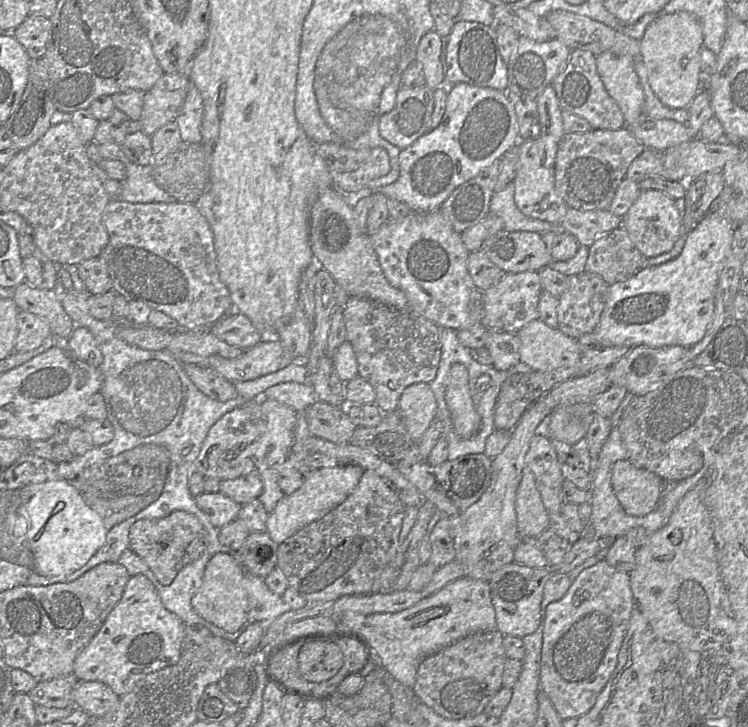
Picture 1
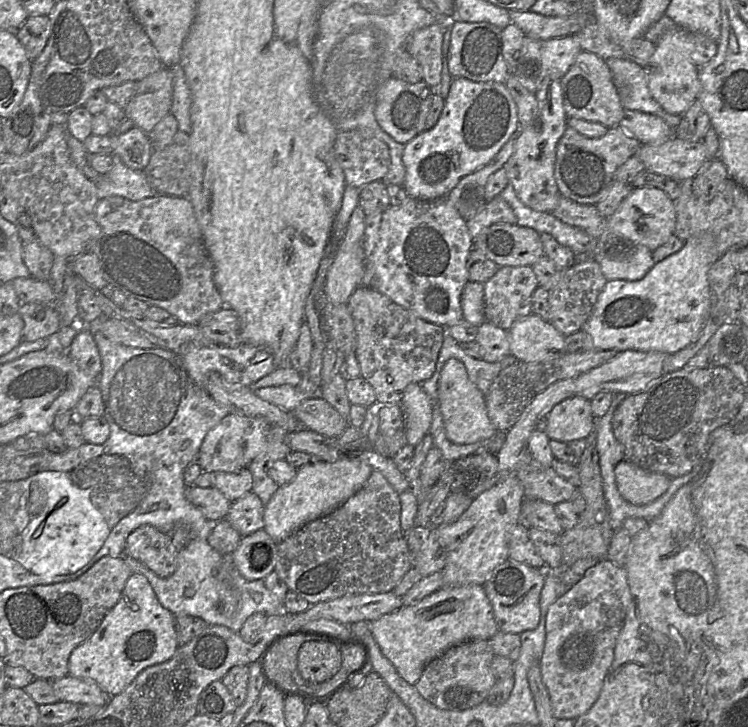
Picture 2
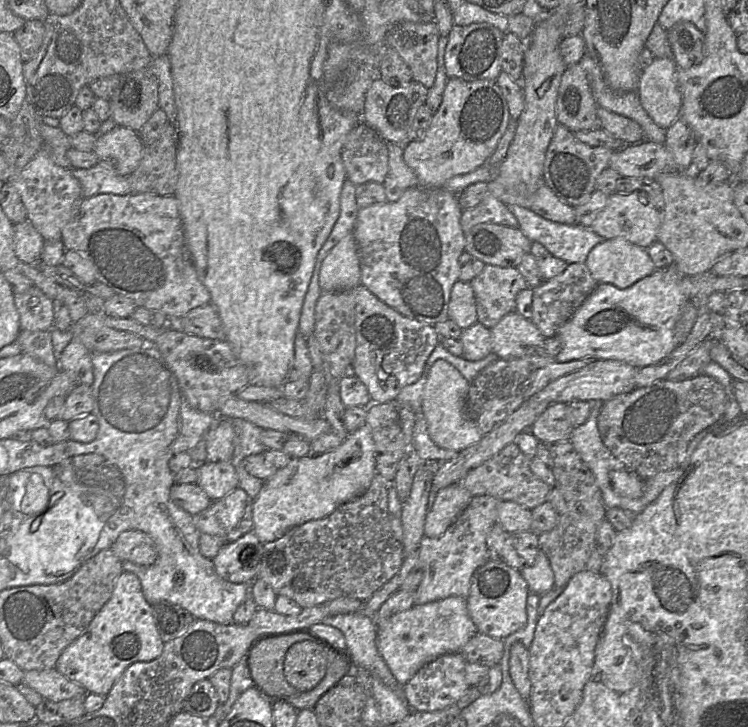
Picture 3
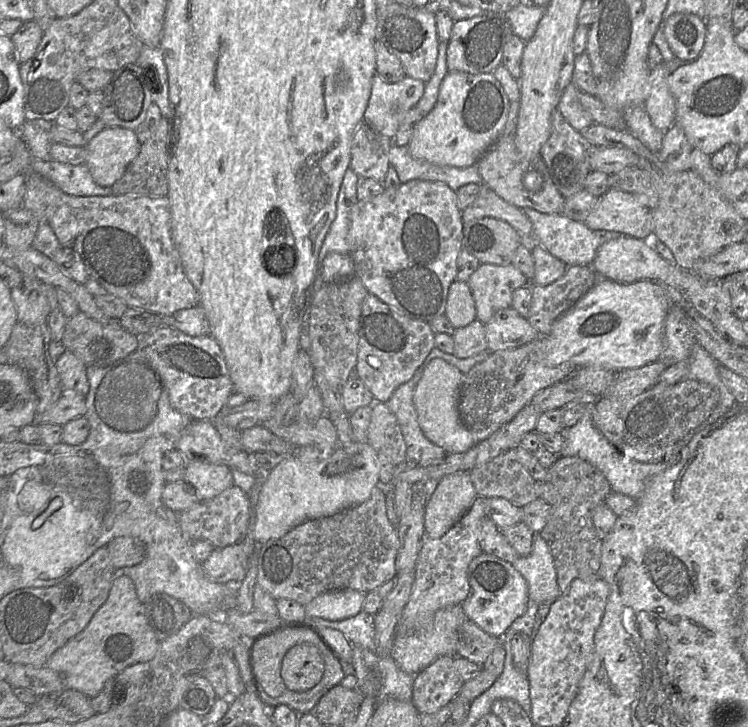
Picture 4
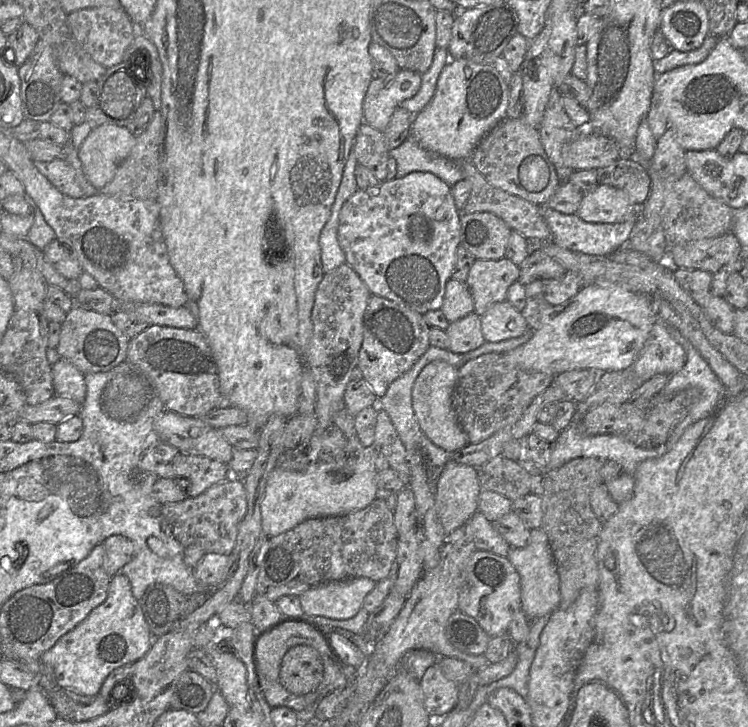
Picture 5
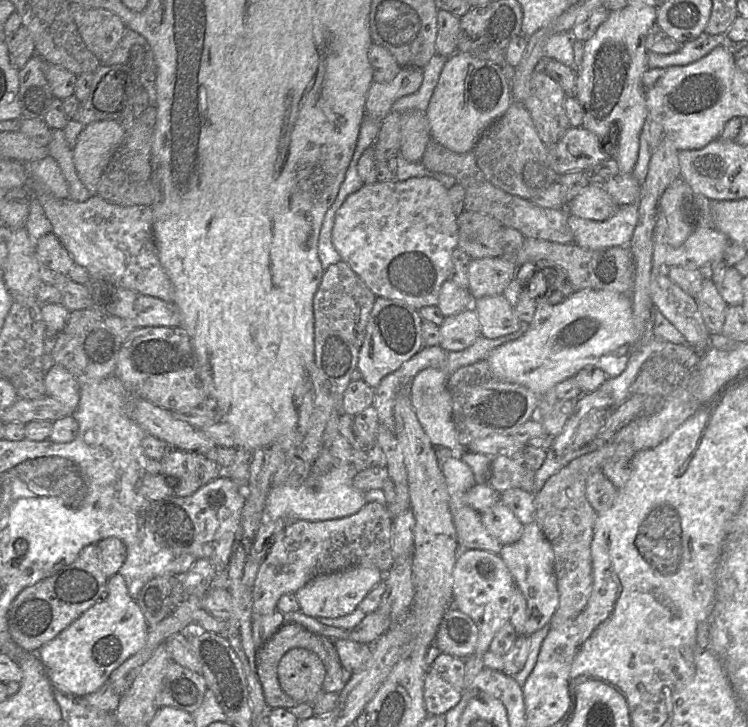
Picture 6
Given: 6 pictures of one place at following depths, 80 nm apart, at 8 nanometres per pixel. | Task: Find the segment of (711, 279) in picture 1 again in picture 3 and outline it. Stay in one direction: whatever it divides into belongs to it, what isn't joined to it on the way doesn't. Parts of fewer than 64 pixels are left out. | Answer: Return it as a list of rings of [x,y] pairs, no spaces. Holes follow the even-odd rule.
[[[673,263],[666,268],[657,268],[651,275],[637,281],[626,288],[619,288],[611,283],[599,283],[587,300],[578,308],[574,315],[558,330],[557,336],[561,341],[561,350],[556,355],[559,362],[568,362],[579,359],[618,360],[636,368],[656,364],[669,355],[679,344],[675,340],[675,326],[680,317],[684,304],[688,301],[689,277],[681,274]]]

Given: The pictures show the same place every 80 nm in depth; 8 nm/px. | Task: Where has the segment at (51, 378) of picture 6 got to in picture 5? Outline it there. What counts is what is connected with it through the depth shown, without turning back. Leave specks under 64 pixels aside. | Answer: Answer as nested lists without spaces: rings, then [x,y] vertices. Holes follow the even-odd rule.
[[[60,358],[52,365],[55,395],[69,397],[79,404],[86,398],[85,375],[68,360]]]

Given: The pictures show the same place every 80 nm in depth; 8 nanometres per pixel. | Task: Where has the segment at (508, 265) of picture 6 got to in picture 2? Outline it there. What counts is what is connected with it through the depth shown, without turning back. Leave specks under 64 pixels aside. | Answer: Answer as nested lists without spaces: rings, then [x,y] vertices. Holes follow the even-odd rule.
[[[503,266],[484,283],[485,321],[508,330],[519,318],[532,314],[531,296],[539,286],[536,274],[530,266]]]

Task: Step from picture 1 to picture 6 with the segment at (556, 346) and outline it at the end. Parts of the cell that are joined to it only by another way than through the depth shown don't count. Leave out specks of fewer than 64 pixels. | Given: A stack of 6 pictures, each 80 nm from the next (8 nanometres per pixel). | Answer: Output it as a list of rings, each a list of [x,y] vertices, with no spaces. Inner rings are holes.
[[[503,294],[475,299],[472,308],[477,313],[481,335],[486,338],[499,338],[520,328],[521,320]]]

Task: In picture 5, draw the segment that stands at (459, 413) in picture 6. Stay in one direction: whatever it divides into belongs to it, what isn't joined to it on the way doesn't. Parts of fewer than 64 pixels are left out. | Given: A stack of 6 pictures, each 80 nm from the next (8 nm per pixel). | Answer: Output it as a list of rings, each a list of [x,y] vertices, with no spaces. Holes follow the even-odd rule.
[[[508,351],[482,355],[465,362],[458,369],[452,404],[469,444],[479,443],[516,423],[533,400],[550,387],[556,378],[552,374],[526,371],[506,363],[506,354],[503,353]]]

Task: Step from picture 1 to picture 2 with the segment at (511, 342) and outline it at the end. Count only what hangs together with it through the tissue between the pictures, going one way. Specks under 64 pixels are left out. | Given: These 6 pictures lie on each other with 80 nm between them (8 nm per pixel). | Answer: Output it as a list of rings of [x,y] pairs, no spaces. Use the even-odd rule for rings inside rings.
[[[484,321],[478,326],[475,341],[481,347],[482,359],[487,362],[498,362],[511,354],[507,330],[497,327],[489,321]]]

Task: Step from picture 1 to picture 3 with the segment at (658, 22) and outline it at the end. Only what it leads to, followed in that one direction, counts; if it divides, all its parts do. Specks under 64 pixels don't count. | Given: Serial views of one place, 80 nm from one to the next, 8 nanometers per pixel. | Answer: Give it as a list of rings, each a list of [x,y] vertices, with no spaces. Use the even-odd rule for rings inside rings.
[[[655,57],[649,66],[642,69],[637,92],[643,108],[660,127],[667,129],[680,118],[682,94],[678,67],[672,57]]]

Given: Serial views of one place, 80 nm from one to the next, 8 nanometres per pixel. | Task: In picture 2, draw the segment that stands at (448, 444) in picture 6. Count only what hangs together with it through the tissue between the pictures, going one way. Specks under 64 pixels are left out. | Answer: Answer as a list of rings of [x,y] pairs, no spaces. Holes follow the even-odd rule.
[[[456,358],[444,364],[439,380],[438,403],[443,416],[447,439],[458,445],[487,441],[497,432],[491,423],[484,400],[484,394],[468,377],[465,365]]]

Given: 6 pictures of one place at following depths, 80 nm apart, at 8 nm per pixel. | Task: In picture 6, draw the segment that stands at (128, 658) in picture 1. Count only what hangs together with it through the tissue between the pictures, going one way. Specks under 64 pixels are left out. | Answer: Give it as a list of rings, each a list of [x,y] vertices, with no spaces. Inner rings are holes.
[[[117,573],[108,579],[107,597],[43,645],[38,650],[38,657],[53,688],[86,696],[99,690],[116,668],[144,647],[148,630],[141,609],[128,593],[125,579]]]

